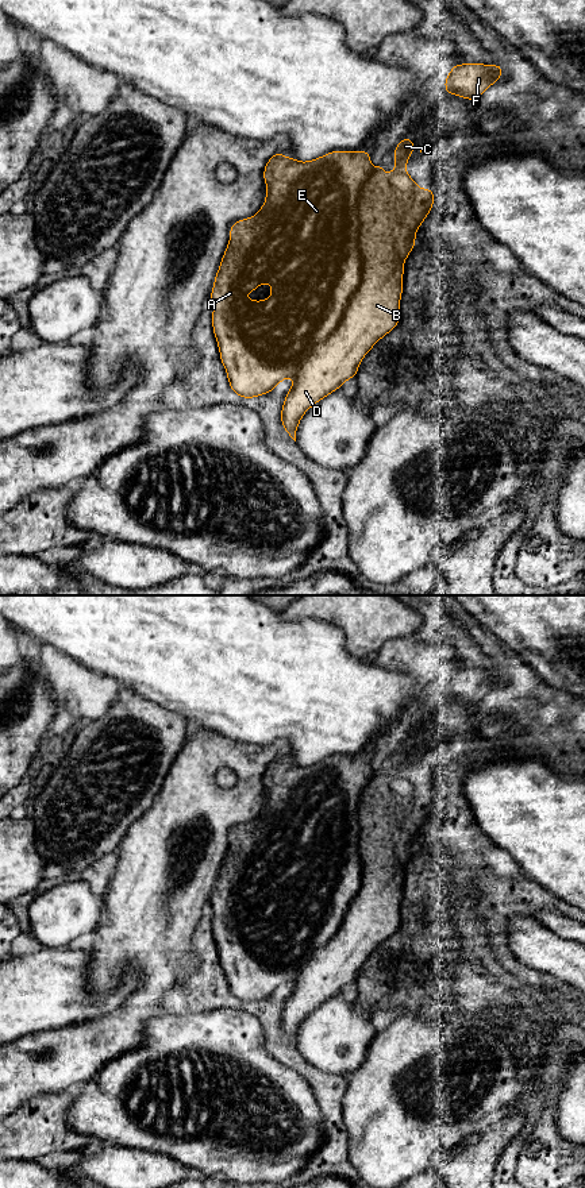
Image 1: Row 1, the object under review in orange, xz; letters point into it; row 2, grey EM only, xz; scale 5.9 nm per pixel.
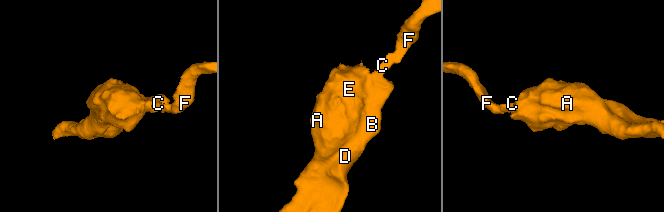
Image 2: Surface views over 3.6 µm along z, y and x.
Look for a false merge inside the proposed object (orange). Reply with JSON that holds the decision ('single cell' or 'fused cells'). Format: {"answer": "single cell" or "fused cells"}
{"answer": "single cell"}

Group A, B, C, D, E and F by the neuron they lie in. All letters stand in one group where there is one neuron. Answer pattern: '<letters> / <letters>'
A B C D E F

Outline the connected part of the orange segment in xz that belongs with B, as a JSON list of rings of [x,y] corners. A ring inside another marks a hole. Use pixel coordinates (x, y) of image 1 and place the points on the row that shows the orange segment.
[[[404,138],[395,150],[396,169],[386,174],[380,163],[373,167],[370,163],[369,151],[332,151],[320,158],[300,162],[295,158],[285,157],[278,151],[268,161],[263,169],[263,180],[266,182],[265,204],[253,217],[235,221],[230,230],[230,242],[223,254],[219,270],[215,277],[211,292],[211,302],[213,306],[212,328],[220,351],[220,360],[226,369],[230,387],[242,398],[254,398],[266,393],[274,392],[274,387],[288,377],[293,378],[290,390],[285,394],[285,401],[281,409],[281,424],[288,435],[296,441],[299,423],[304,413],[317,401],[327,397],[330,393],[340,389],[342,385],[357,375],[358,367],[376,343],[386,333],[395,329],[400,321],[400,298],[403,294],[403,274],[404,261],[412,251],[416,238],[415,234],[420,224],[426,220],[434,207],[434,190],[422,189],[409,177],[404,169],[409,162],[409,154],[416,148],[409,138]],[[259,284],[270,284],[272,294],[268,300],[249,300],[245,293],[255,292]]]

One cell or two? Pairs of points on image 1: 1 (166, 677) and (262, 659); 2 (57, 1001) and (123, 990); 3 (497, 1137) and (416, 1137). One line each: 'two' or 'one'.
1: one
2: one
3: two

